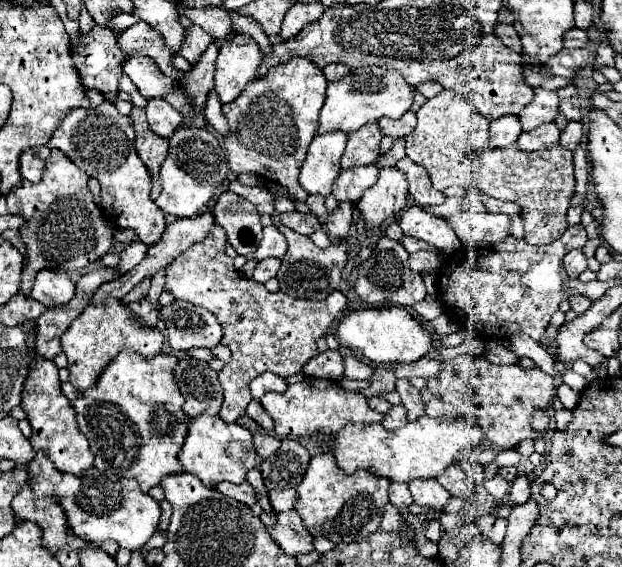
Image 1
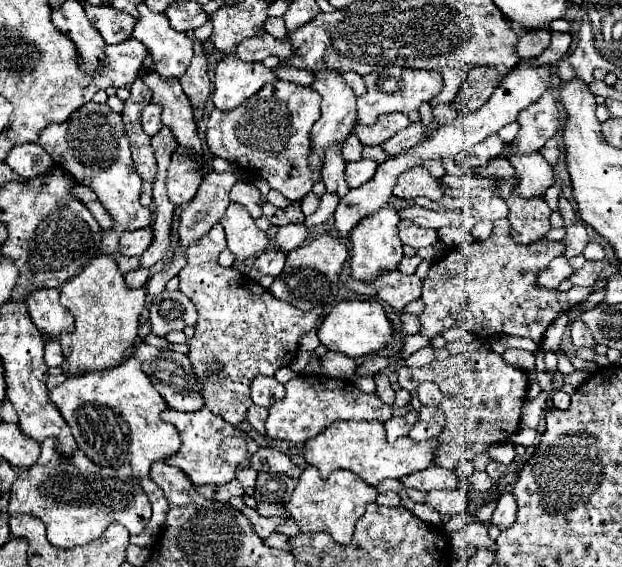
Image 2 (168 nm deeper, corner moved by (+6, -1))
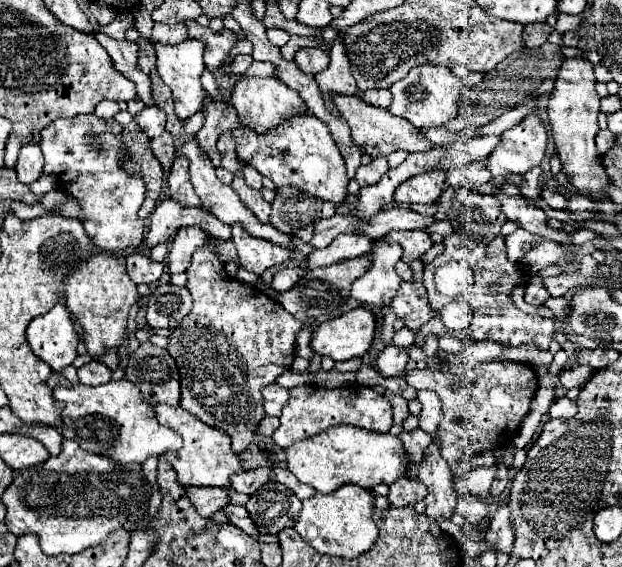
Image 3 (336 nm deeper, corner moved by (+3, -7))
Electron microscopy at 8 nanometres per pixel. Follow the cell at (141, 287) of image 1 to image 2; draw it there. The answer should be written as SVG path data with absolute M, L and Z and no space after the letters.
M137 269L137 271L129 271L125 275L125 283L129 289L135 289L135 287L143 287L149 279L149 271L147 269Z

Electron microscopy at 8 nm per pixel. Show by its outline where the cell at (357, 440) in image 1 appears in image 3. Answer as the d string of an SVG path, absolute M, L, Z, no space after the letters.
M338 425L292 443L286 449L286 463L300 483L308 483L320 493L332 493L346 483L364 489L372 489L376 483L394 483L402 477L402 469L406 469L406 453L402 453L400 439L390 433L380 435L352 425Z

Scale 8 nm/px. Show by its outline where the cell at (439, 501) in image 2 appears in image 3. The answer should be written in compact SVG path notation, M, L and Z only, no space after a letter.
M466 495L466 497L458 497L458 503L456 503L456 511L454 513L462 515L472 525L480 525L488 517L490 507L480 497Z

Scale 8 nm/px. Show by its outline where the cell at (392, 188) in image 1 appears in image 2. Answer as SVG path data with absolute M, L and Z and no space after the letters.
M385 203L373 215L361 219L351 231L351 275L359 281L371 281L373 275L379 275L383 269L397 269L403 257L403 243L399 239L399 215L393 203Z

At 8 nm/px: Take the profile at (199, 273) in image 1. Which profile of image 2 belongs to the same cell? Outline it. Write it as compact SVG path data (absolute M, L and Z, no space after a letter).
M217 223L207 235L195 241L189 249L187 265L179 271L179 291L185 293L199 311L199 323L195 325L195 335L189 341L189 359L195 367L195 375L199 377L199 385L203 387L205 407L219 415L221 419L229 421L231 425L239 425L247 417L247 409L251 407L249 385L255 375L275 375L277 369L291 365L299 353L299 339L301 335L315 329L317 319L321 317L321 309L317 311L301 311L293 305L275 299L267 289L263 289L257 281L247 279L247 275L239 273L233 267L221 267L217 263L219 253L227 247L223 227Z

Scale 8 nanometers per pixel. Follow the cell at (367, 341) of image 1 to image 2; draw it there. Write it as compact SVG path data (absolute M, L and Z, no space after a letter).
M341 301L337 303L331 309L331 313L325 317L325 321L321 323L317 335L319 335L319 341L329 351L337 351L353 359L387 349L395 341L395 329L379 301Z

